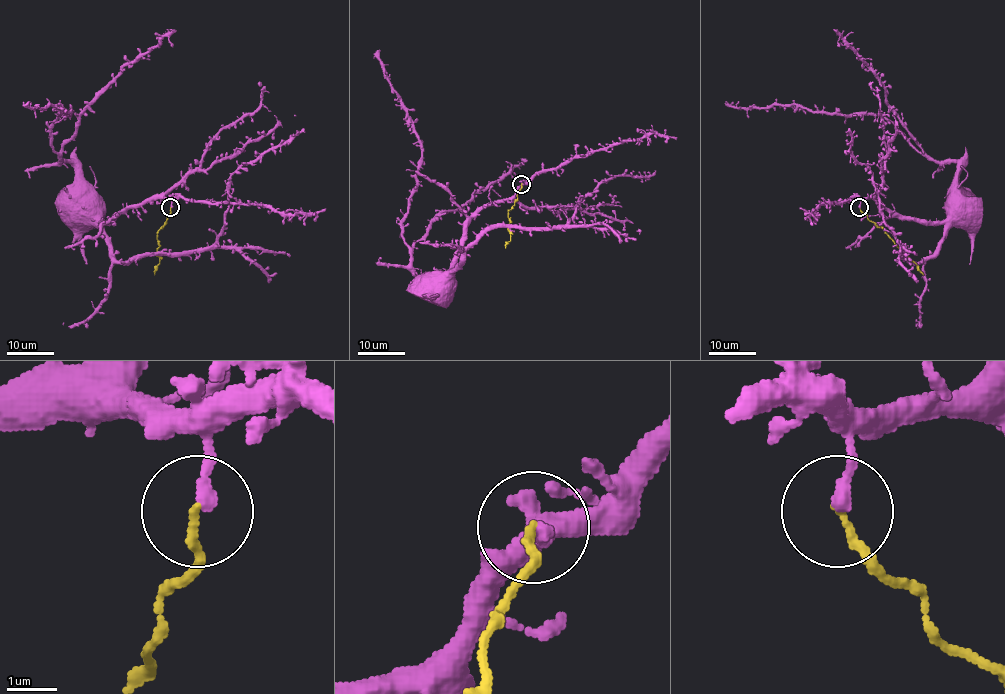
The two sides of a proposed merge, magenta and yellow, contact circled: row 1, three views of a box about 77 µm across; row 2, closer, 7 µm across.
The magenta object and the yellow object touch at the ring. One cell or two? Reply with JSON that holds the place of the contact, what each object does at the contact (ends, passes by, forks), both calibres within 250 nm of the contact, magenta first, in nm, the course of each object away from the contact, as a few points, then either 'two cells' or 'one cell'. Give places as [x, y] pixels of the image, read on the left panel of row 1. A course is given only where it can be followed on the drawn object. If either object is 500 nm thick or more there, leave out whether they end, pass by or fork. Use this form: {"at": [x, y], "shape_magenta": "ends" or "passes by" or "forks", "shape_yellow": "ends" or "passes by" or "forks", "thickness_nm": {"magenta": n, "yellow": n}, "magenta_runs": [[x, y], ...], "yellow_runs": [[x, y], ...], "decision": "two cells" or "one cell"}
{"at": [170, 207], "shape_magenta": "ends", "shape_yellow": "ends", "thickness_nm": {"magenta": 260, "yellow": 150}, "magenta_runs": [[170, 207], [169, 199], [150, 199], [104, 221], [92, 186], [51, 145], [51, 126], [70, 112], [28, 103]], "yellow_runs": [[170, 207], [166, 225], [159, 231], [159, 263], [154, 275]], "decision": "two cells"}

